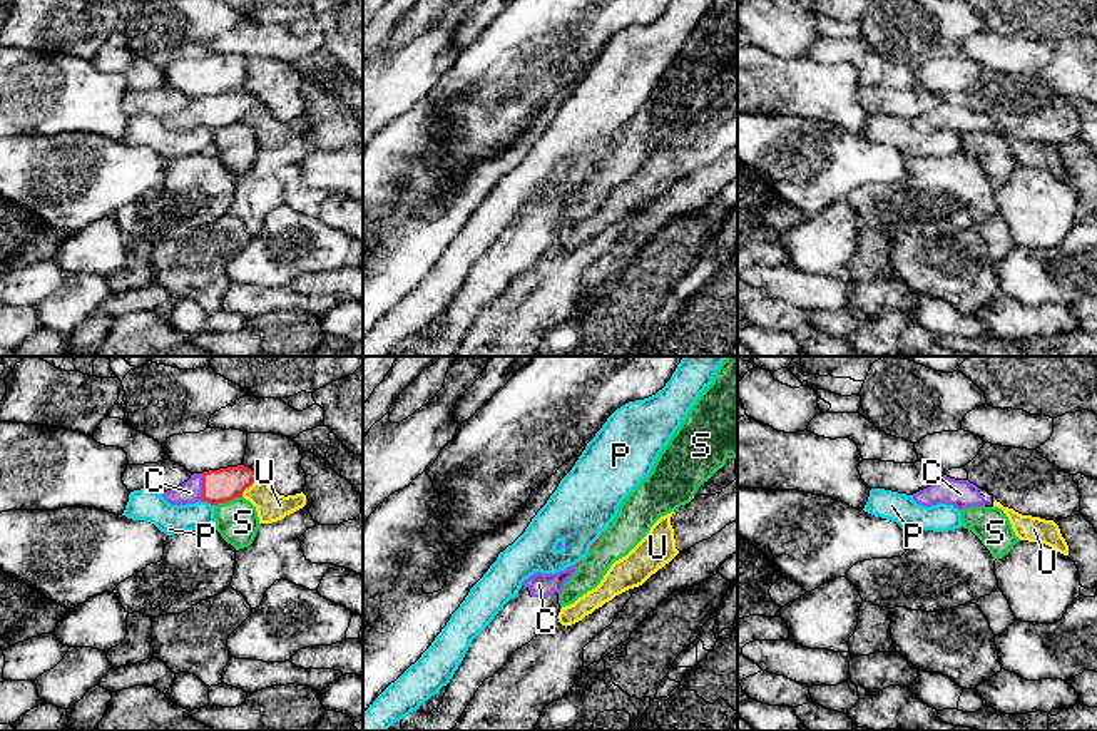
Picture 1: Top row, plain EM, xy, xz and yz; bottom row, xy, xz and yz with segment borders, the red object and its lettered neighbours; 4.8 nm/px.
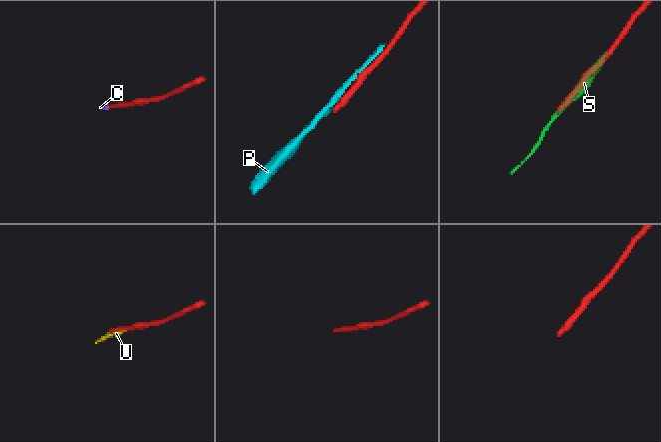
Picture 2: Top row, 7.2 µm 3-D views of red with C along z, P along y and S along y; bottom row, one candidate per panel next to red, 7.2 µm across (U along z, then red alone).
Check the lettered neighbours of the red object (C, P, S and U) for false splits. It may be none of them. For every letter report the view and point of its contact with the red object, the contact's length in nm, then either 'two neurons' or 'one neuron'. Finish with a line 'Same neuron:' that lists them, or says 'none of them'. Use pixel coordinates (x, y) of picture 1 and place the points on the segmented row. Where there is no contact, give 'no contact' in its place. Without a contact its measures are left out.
C: xy (203, 487) | 140 nm | one neuron
P: xy (208, 502) | 60 nm | two neurons
S: xy (228, 500) | 140 nm | two neurons
U: xy (248, 487) | 130 nm | two neurons
Same neuron: C

